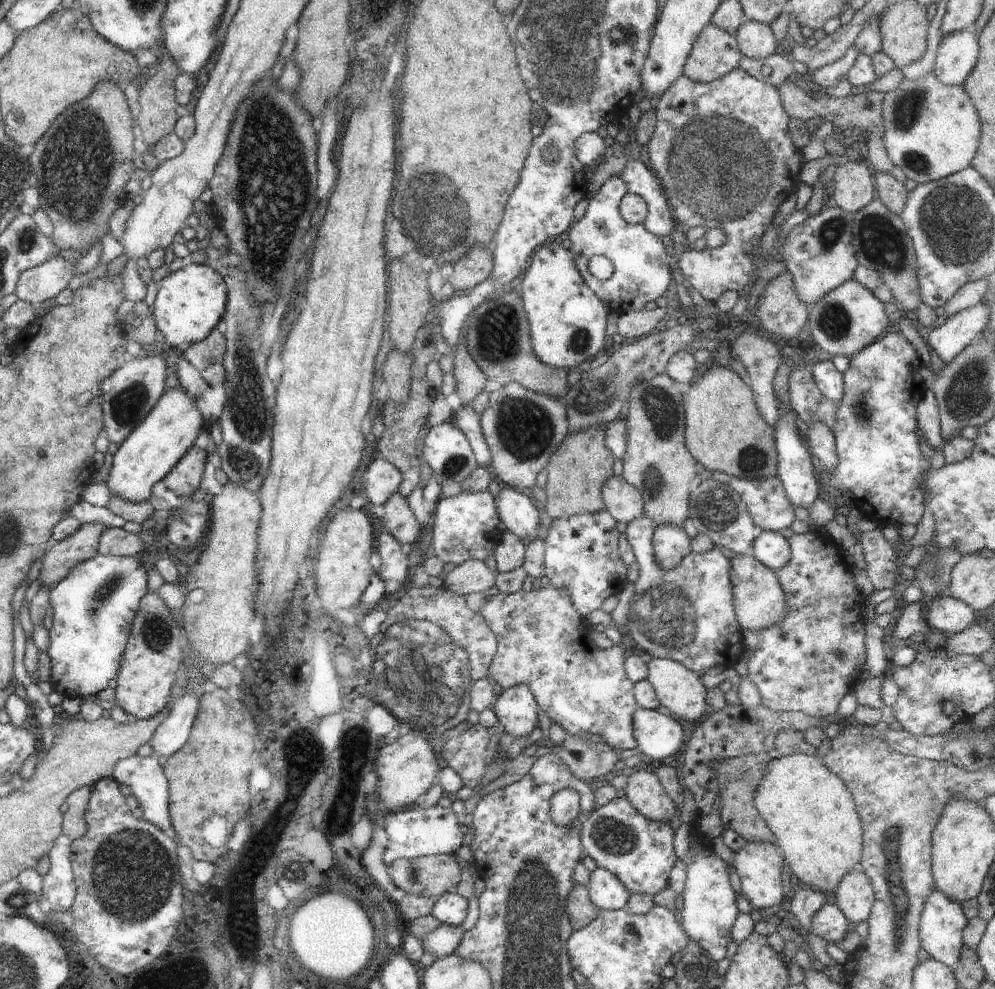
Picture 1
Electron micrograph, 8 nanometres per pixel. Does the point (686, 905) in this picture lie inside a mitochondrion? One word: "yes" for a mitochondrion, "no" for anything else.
no

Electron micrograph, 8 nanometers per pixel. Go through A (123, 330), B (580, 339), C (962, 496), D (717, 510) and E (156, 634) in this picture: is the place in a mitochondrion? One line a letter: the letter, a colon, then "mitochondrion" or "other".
A: other
B: mitochondrion
C: other
D: mitochondrion
E: mitochondrion

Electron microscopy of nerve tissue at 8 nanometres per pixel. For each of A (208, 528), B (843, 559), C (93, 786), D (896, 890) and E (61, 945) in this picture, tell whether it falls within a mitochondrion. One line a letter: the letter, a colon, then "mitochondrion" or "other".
A: other
B: other
C: other
D: mitochondrion
E: other

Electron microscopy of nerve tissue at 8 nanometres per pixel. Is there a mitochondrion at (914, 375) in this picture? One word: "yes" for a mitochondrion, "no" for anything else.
no

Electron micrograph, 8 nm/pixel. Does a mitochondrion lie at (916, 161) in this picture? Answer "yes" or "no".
yes

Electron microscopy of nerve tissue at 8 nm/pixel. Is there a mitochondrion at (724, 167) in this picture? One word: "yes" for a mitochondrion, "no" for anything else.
yes

